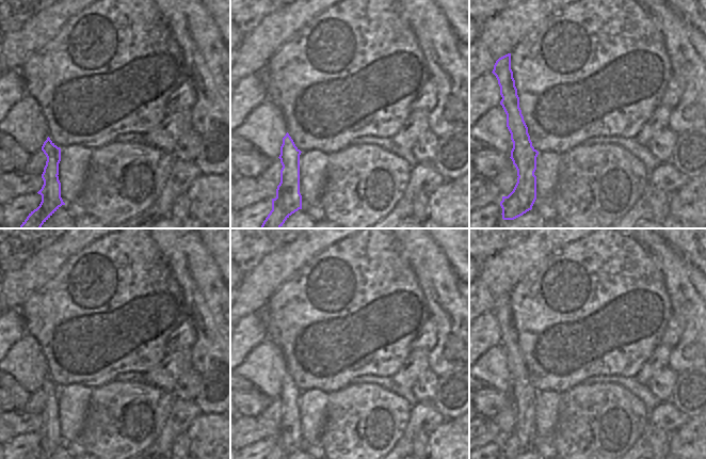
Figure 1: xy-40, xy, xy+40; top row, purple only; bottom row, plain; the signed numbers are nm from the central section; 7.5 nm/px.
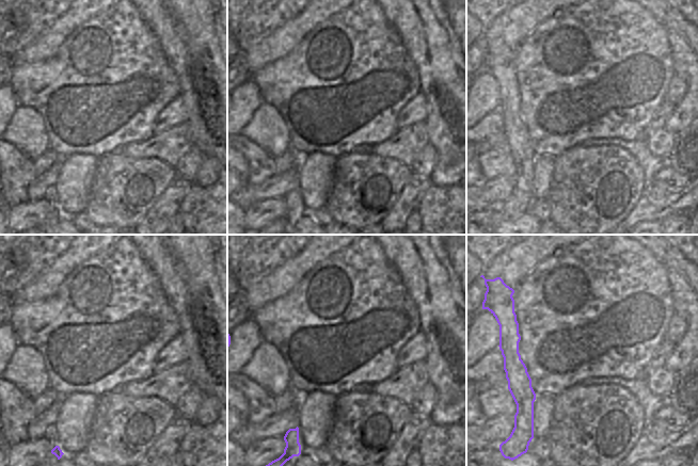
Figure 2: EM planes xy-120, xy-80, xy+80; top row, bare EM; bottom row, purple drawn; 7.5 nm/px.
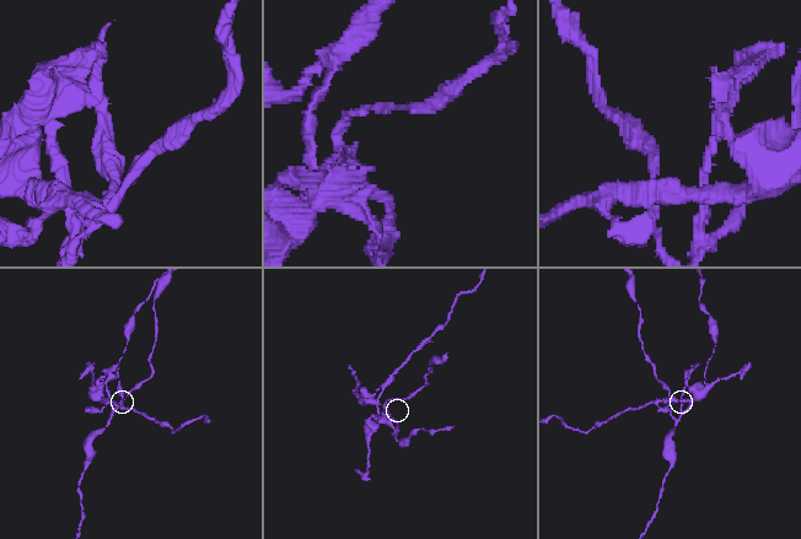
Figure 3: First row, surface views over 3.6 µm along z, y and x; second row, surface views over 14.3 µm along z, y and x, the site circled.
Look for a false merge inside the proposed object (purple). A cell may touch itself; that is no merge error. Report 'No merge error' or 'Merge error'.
Merge error.

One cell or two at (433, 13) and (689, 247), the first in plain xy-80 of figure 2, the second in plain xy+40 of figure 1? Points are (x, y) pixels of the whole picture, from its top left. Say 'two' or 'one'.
two

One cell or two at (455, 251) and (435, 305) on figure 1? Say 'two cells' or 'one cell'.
two cells

